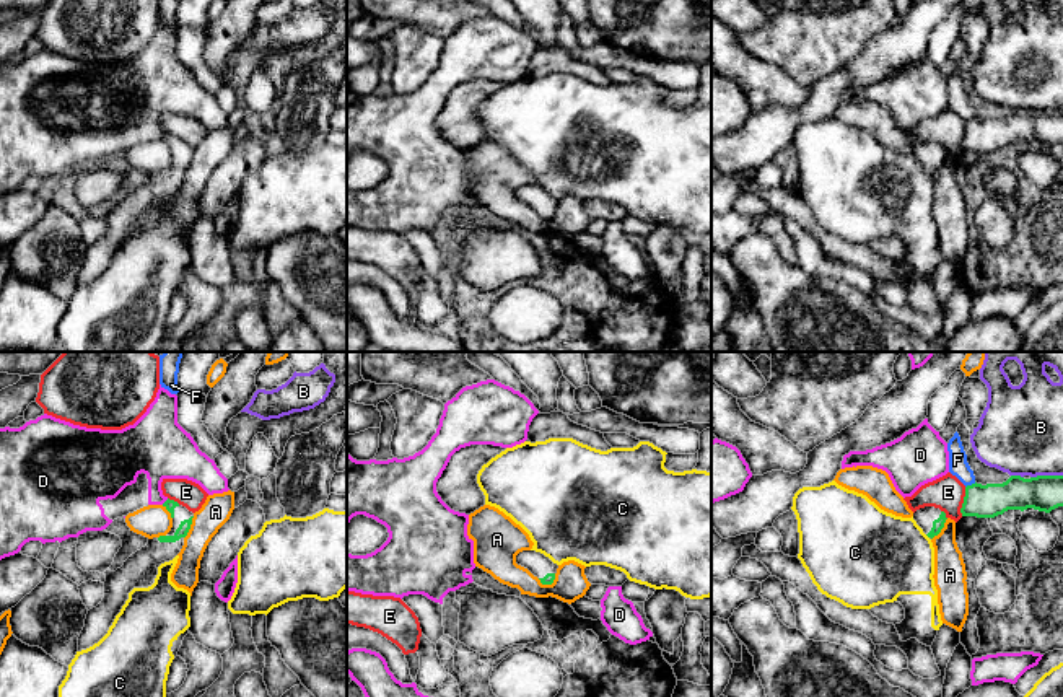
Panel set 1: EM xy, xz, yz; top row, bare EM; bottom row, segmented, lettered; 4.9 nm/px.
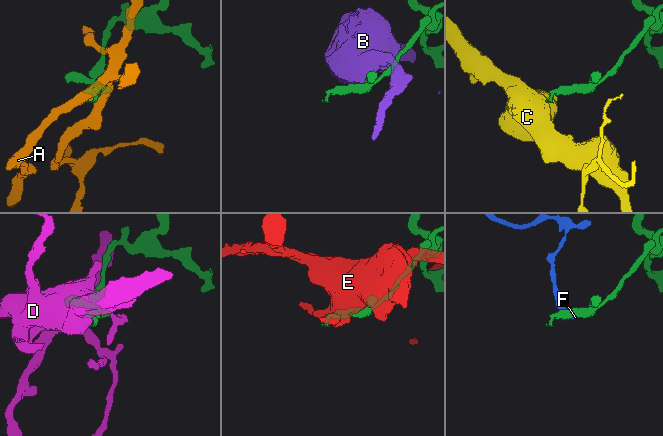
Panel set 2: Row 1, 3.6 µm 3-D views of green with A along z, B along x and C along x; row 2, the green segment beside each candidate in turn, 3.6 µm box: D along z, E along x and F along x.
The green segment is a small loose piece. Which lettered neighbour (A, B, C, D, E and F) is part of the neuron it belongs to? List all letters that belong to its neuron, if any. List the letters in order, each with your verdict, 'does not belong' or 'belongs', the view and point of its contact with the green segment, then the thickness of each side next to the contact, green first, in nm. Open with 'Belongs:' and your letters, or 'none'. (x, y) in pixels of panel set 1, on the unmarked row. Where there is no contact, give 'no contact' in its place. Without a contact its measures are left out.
Belongs: none
A: does not belong | yz (941, 163) | 60/160 nm
B: does not belong | yz (1045, 111) | 180/420 nm
C: does not belong | no contact
D: does not belong | xy (166, 135) | 50/280 nm
E: does not belong | yz (964, 137) | 160/170 nm
F: does not belong | yz (972, 119) | 160/100 nm

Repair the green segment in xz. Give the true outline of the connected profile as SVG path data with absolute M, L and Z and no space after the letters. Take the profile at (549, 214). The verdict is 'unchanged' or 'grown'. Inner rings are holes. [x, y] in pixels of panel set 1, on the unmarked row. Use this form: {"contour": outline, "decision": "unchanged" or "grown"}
{"contour": "M523 186L516 191L516 199L527 204L542 220L552 220L558 200L536 186Z", "decision": "grown"}

